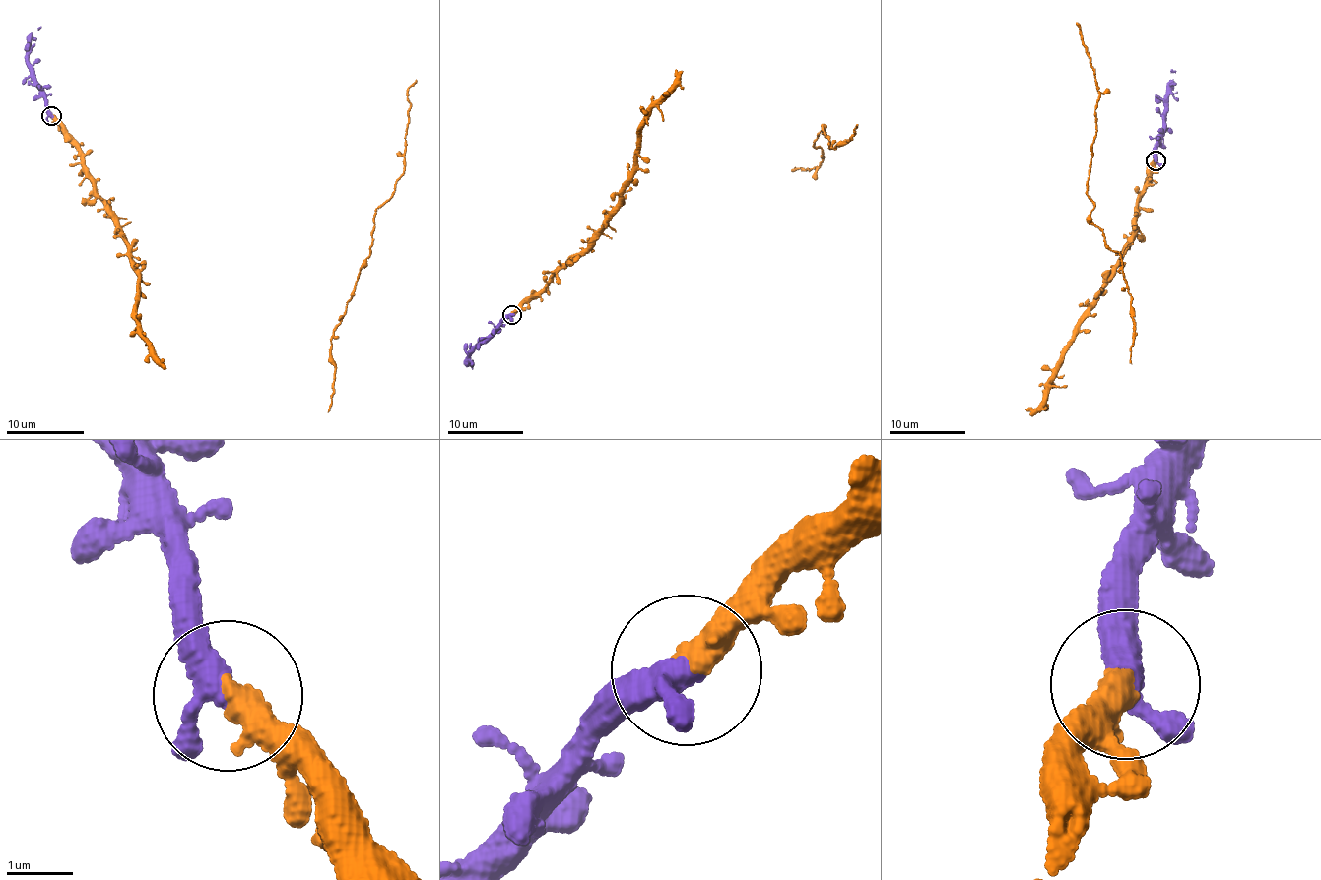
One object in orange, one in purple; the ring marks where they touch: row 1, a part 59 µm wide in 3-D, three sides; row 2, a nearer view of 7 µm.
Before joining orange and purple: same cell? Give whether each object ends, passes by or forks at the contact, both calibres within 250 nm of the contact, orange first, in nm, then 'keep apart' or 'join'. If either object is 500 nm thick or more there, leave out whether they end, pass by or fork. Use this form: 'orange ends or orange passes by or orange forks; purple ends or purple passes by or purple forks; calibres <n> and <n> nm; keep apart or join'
orange ends; purple passes by; calibres 440 and 360 nm; join

